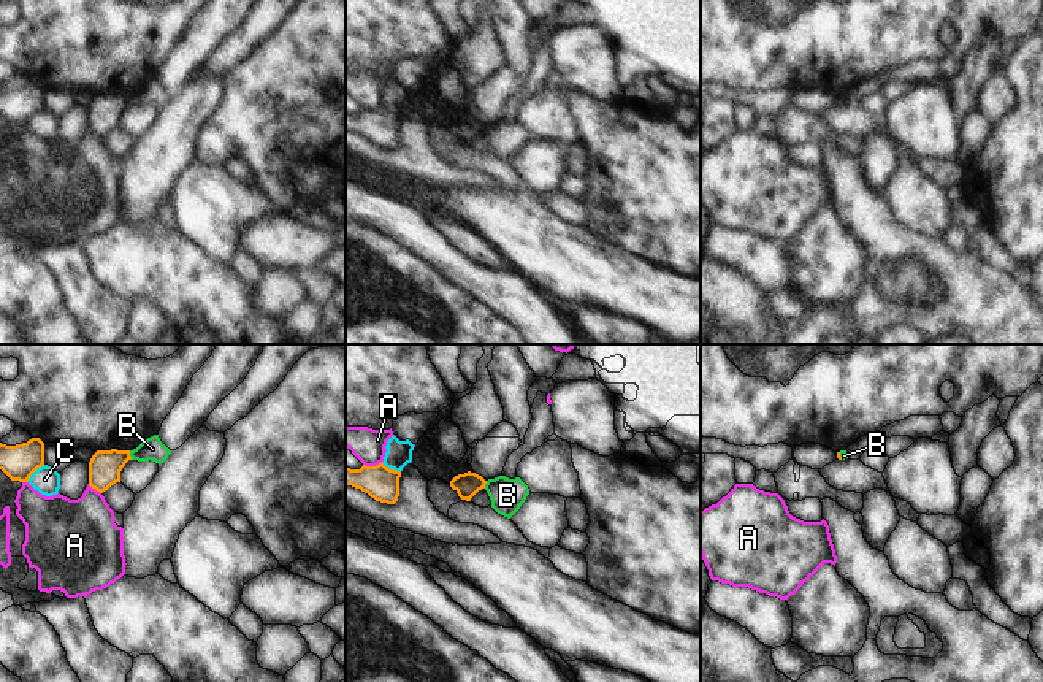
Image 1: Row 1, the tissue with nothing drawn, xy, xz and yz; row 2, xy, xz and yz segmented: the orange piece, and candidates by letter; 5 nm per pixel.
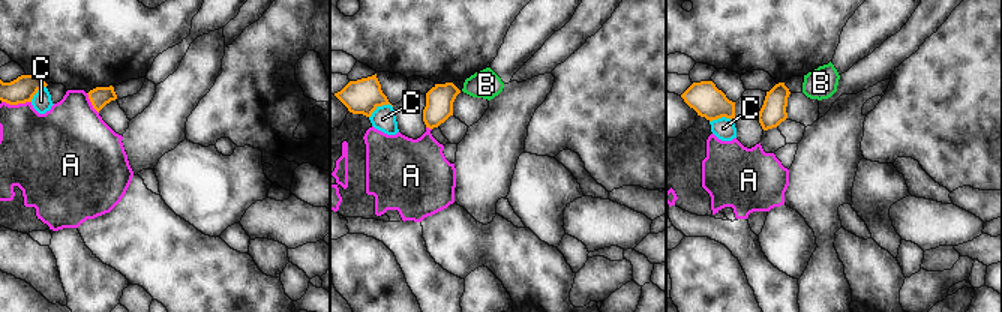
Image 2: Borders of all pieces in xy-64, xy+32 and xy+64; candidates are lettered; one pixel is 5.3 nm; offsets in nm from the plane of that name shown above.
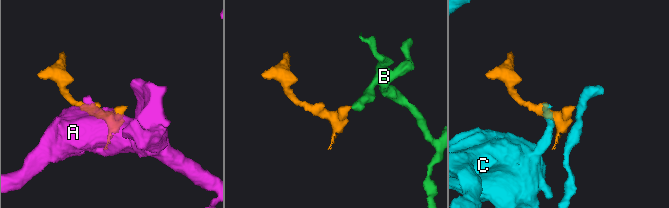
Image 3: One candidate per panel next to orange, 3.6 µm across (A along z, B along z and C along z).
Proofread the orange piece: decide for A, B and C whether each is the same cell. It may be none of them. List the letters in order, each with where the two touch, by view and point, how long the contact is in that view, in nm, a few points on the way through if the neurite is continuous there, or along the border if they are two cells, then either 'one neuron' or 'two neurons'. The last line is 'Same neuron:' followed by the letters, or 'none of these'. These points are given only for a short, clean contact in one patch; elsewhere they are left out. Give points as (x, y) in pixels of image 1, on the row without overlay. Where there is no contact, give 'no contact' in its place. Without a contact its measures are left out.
A: xz (371, 111) | 100 nm | two neurons
B: xy (129, 100) | 50 nm | along xy (129, 95), (132, 103) | two neurons
C: xy (35, 114) | 130 nm | along xy (45, 110), (27, 126) | two neurons
Same neuron: none of these

